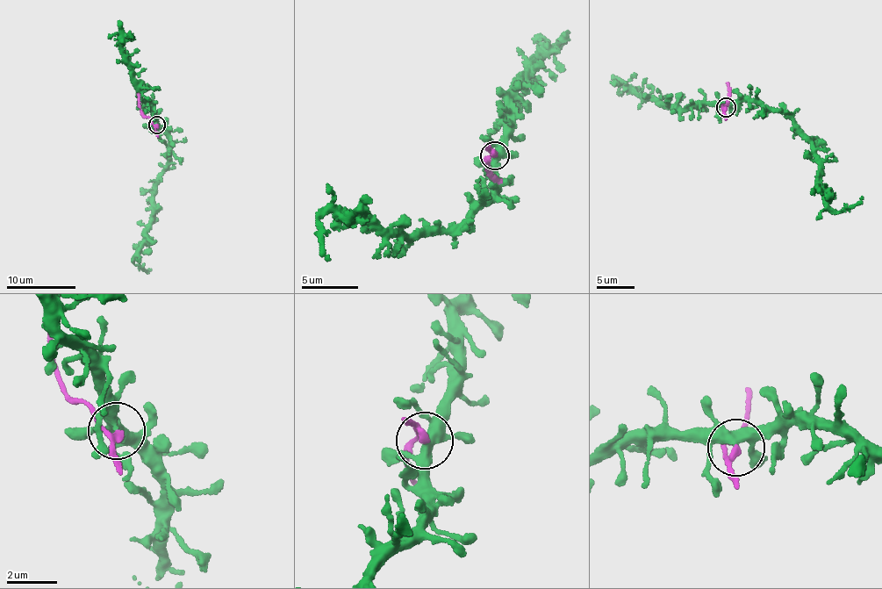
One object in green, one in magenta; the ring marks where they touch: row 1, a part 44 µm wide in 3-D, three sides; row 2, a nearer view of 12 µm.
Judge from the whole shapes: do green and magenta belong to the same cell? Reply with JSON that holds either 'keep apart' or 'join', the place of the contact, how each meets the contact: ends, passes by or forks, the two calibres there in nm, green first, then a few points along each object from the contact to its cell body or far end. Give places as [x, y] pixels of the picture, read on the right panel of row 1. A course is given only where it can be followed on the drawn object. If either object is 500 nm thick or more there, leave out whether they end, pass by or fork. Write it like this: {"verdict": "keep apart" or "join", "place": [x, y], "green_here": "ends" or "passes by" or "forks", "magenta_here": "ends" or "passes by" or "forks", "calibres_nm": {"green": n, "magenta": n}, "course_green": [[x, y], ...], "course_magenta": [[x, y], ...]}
{"verdict": "keep apart", "place": [726, 107], "green_here": "forks", "magenta_here": "passes by", "calibres_nm": {"green": 320, "magenta": 220}, "course_green": [[727, 106], [757, 100], [792, 120], [812, 143], [821, 188], [837, 213], [862, 197]], "course_magenta": [[727, 108], [721, 106], [729, 97], [726, 82]]}

